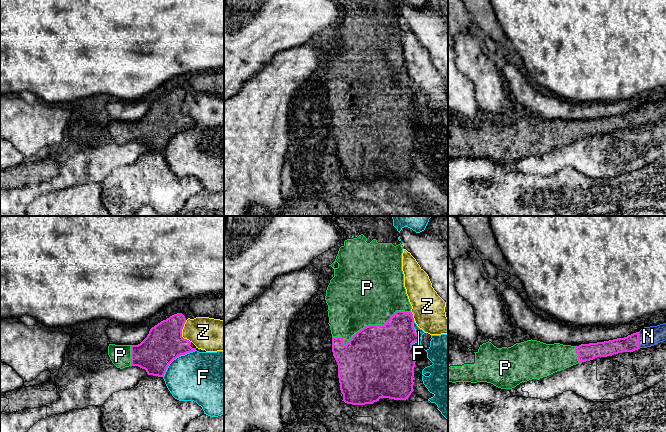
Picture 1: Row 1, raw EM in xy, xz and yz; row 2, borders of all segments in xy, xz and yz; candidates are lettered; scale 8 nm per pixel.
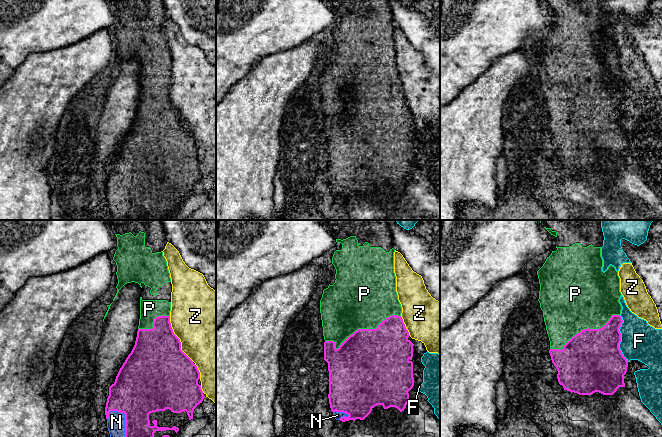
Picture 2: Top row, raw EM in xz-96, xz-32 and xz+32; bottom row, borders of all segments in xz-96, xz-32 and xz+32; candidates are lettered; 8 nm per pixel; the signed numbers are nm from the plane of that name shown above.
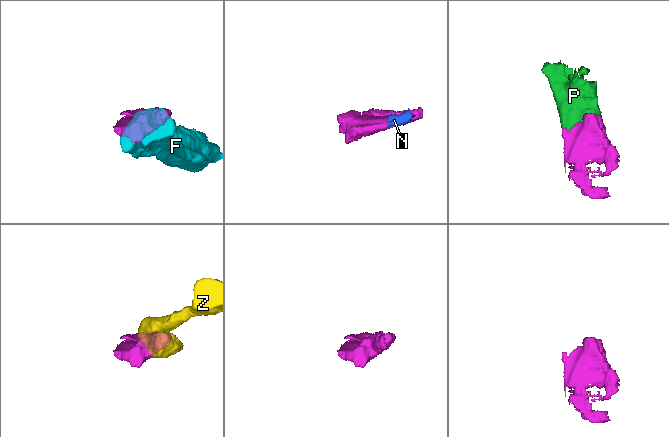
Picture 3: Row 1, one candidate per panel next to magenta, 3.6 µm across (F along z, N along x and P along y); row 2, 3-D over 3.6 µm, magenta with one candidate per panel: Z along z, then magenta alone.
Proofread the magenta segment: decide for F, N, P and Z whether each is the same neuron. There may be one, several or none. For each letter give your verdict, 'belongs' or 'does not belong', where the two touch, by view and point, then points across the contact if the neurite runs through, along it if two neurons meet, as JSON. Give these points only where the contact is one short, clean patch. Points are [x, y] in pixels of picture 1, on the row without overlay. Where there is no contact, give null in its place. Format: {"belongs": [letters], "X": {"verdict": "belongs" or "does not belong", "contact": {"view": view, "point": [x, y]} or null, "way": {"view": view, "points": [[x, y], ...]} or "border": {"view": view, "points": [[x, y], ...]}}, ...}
{"belongs": ["N", "P"], "F": {"verdict": "does not belong", "contact": {"view": "xy", "point": [176, 133]}}, "N": {"verdict": "belongs", "contact": {"view": "yz", "point": [638, 116]}}, "P": {"verdict": "belongs", "contact": {"view": "xz", "point": [369, 101]}}, "Z": {"verdict": "does not belong", "contact": {"view": "xy", "point": [181, 108]}}}

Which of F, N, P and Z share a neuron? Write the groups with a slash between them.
F / N P / Z

